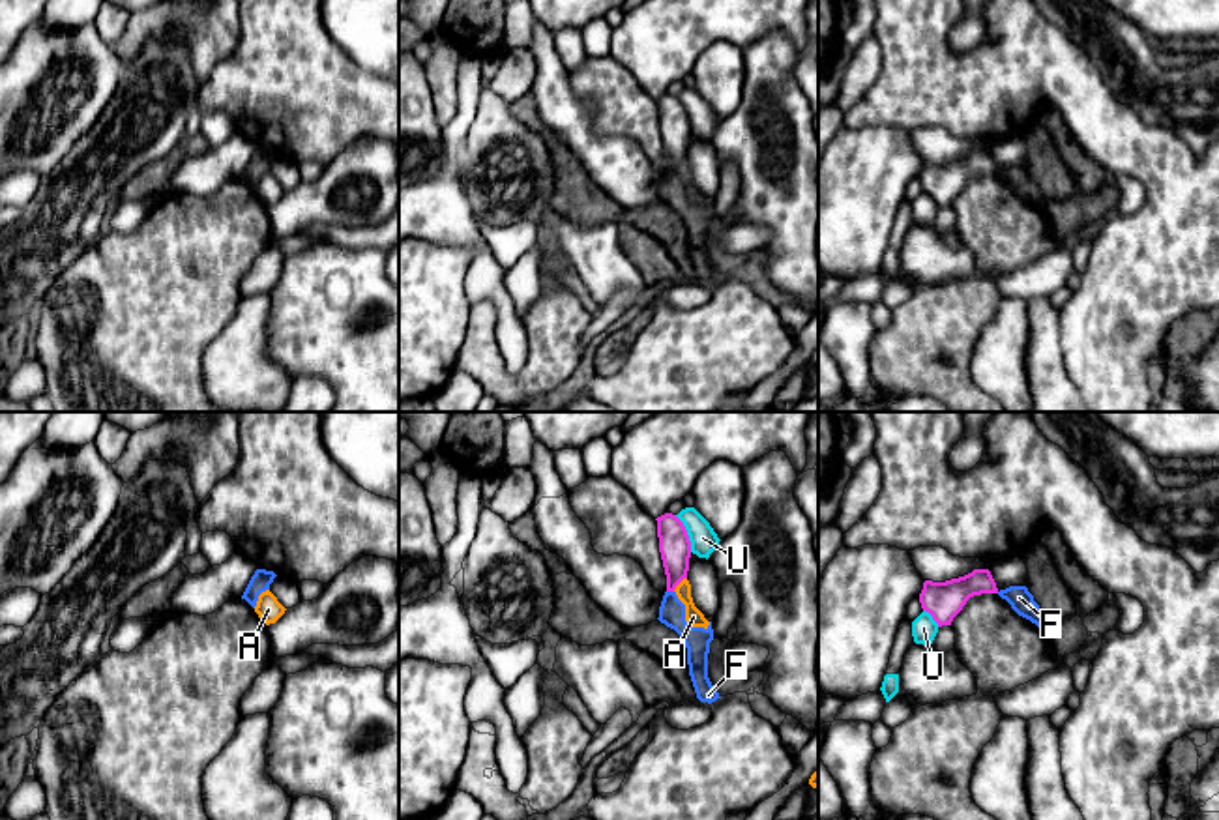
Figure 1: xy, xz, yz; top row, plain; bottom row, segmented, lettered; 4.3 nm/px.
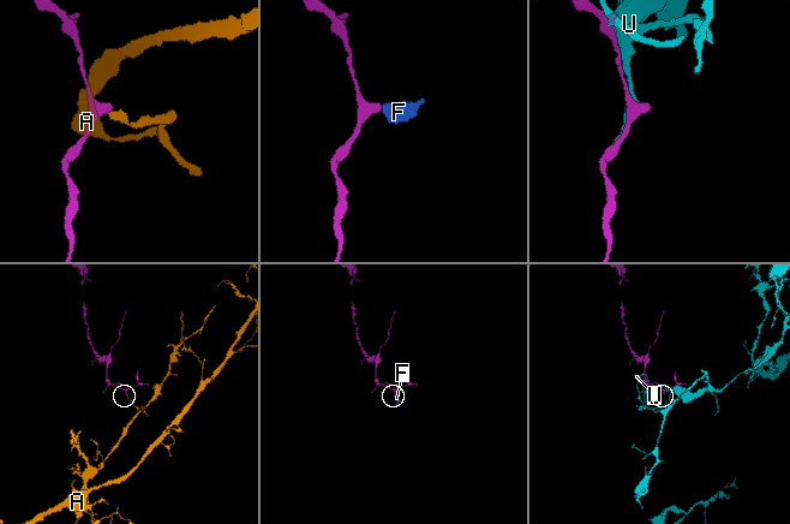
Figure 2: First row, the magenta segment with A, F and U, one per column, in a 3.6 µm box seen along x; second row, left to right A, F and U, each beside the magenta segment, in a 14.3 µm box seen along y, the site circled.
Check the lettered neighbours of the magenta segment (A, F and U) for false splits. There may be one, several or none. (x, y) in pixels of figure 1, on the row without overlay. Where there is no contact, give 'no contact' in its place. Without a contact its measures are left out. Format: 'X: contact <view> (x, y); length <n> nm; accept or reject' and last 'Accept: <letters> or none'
A: contact xz (678, 163); length 90 nm; reject
F: contact xz (671, 171); length 30 nm; reject
U: contact xz (686, 115); length 180 nm; reject
Accept: none

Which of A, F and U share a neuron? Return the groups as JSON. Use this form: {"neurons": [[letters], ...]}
{"neurons": [["A"], ["F"], ["U"]]}

